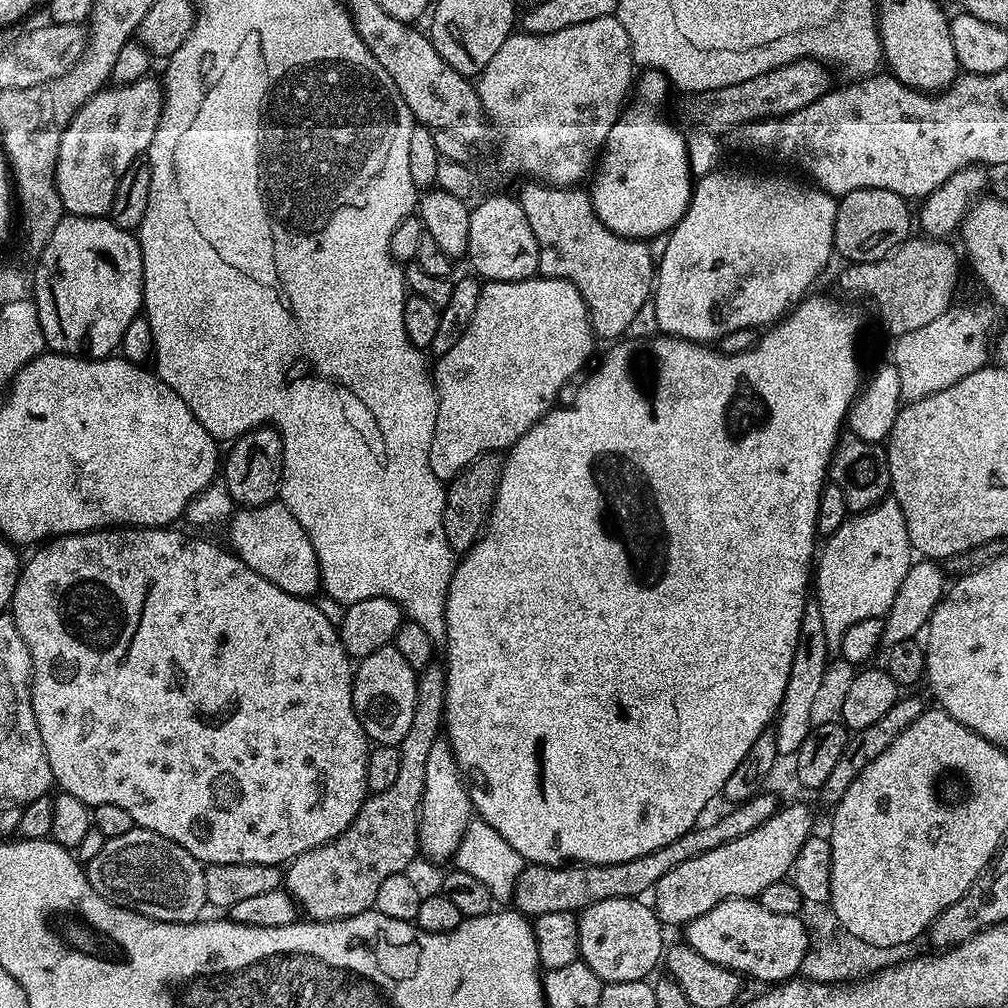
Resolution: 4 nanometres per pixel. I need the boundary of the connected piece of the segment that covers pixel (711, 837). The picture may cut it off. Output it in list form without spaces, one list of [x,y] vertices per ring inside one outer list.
[[[765,790],[759,792],[754,798],[729,807],[727,810],[729,812],[726,813],[725,816],[718,817],[713,824],[701,823],[699,826],[689,830],[686,834],[682,834],[674,842],[670,842],[650,854],[642,854],[638,858],[630,858],[630,862],[614,862],[613,864],[570,864],[567,866],[529,863],[525,865],[522,874],[518,876],[518,881],[515,883],[515,892],[511,899],[513,907],[520,912],[521,915],[535,918],[542,915],[542,913],[570,912],[576,914],[590,906],[594,906],[594,902],[606,902],[606,898],[643,897],[645,895],[643,892],[651,893],[656,887],[658,878],[662,878],[662,874],[674,870],[674,866],[678,866],[682,862],[686,862],[706,850],[714,850],[714,846],[722,846],[726,842],[734,842],[734,838],[743,838],[744,835],[750,834],[750,830],[758,830],[758,826],[762,826],[762,822],[769,820],[769,818],[778,811],[778,803],[776,804],[775,794],[772,793],[771,790]]]

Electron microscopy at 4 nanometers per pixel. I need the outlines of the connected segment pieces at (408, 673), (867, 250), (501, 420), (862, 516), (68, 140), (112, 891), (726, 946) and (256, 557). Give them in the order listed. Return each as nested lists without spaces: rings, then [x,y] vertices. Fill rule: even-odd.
[[[394,646],[374,650],[355,665],[352,678],[352,701],[358,722],[373,745],[400,745],[410,731],[416,705],[416,678],[418,672],[398,654]]]
[[[854,190],[850,194],[839,197],[836,206],[836,221],[834,222],[834,242],[832,247],[837,257],[841,256],[848,264],[874,264],[909,239],[911,228],[914,228],[914,216],[908,213],[909,201],[903,196],[894,194],[894,190]]]
[[[539,274],[530,280],[487,281],[480,289],[478,310],[474,310],[466,334],[458,338],[454,350],[434,364],[438,414],[430,446],[430,470],[439,480],[450,482],[482,454],[503,453],[511,448],[522,434],[548,415],[557,403],[556,395],[585,371],[584,363],[591,358],[596,344],[598,337],[592,330],[586,302],[570,281]]]
[[[885,498],[867,512],[849,515],[842,526],[838,526],[838,530],[823,541],[822,551],[814,564],[814,602],[822,610],[822,623],[826,625],[829,645],[839,645],[842,634],[846,634],[854,622],[887,616],[894,602],[894,594],[898,594],[898,586],[902,586],[902,578],[906,578],[912,563],[914,549],[908,541],[906,518],[895,498]]]
[[[145,78],[136,80],[133,84],[101,88],[77,110],[72,121],[66,126],[62,142],[58,142],[56,189],[67,215],[107,217],[111,213],[114,194],[122,174],[126,174],[133,162],[147,153],[154,138],[154,130],[158,130],[160,112],[164,109],[162,84],[159,79],[152,79]]]
[[[135,826],[118,838],[105,840],[102,851],[86,865],[90,886],[111,904],[175,924],[194,924],[205,915],[209,903],[204,870],[205,865],[178,842]]]
[[[734,898],[726,902],[718,902],[714,910],[706,910],[702,918],[694,918],[683,929],[683,943],[689,944],[706,962],[714,962],[723,968],[729,968],[732,972],[741,977],[753,976],[756,980],[761,980],[764,986],[775,986],[785,980],[793,979],[801,971],[803,960],[810,952],[810,942],[808,944],[809,927],[800,916],[790,914],[773,914],[766,910],[766,906],[760,904],[759,899]]]
[[[273,502],[263,504],[260,508],[240,508],[233,511],[232,519],[226,525],[227,543],[231,551],[250,570],[262,574],[274,586],[278,586],[286,594],[312,598],[321,587],[320,567],[316,561],[314,548],[310,546],[310,538],[306,538],[306,530],[298,526],[298,518],[290,514],[285,504]]]

